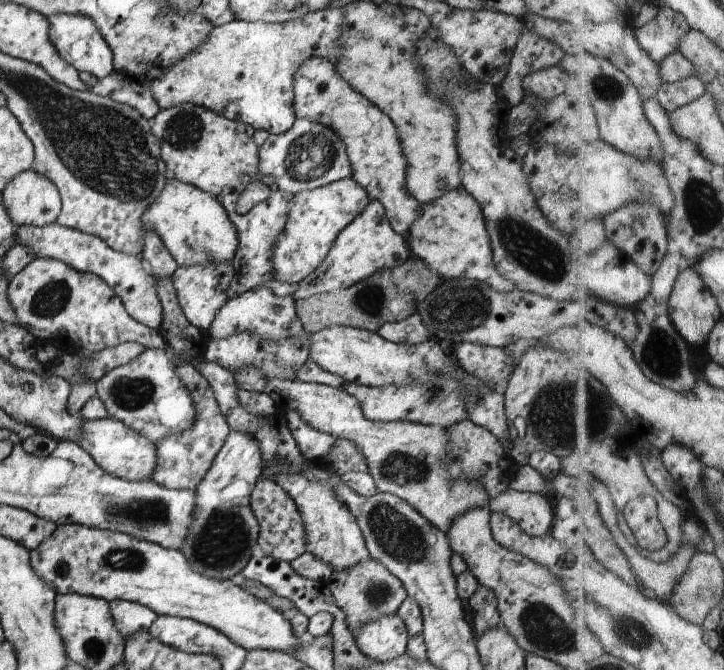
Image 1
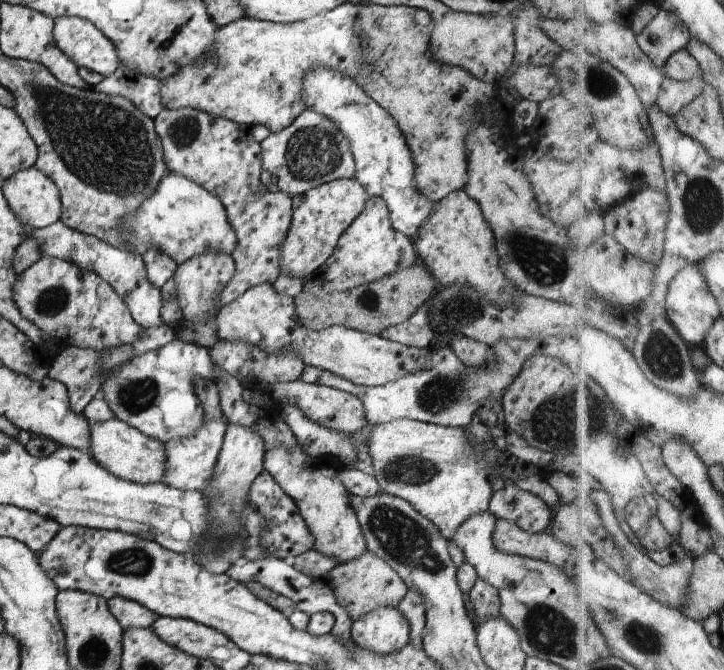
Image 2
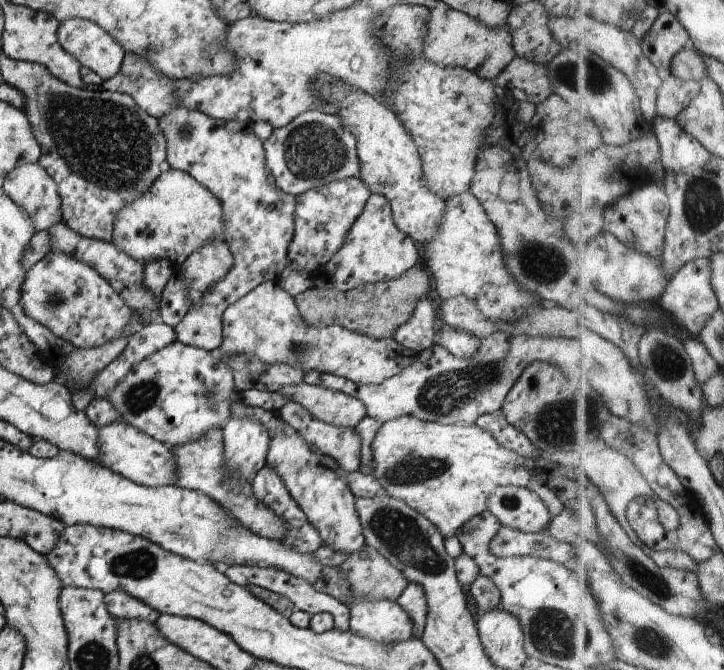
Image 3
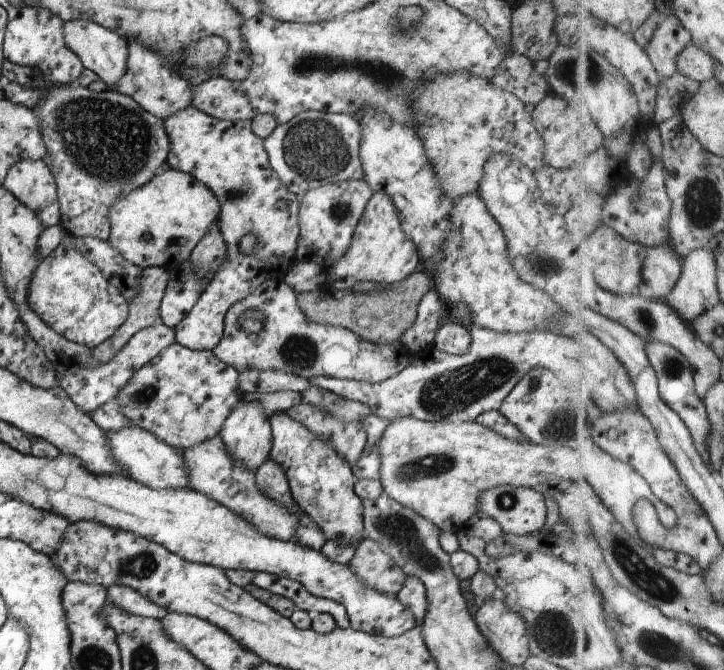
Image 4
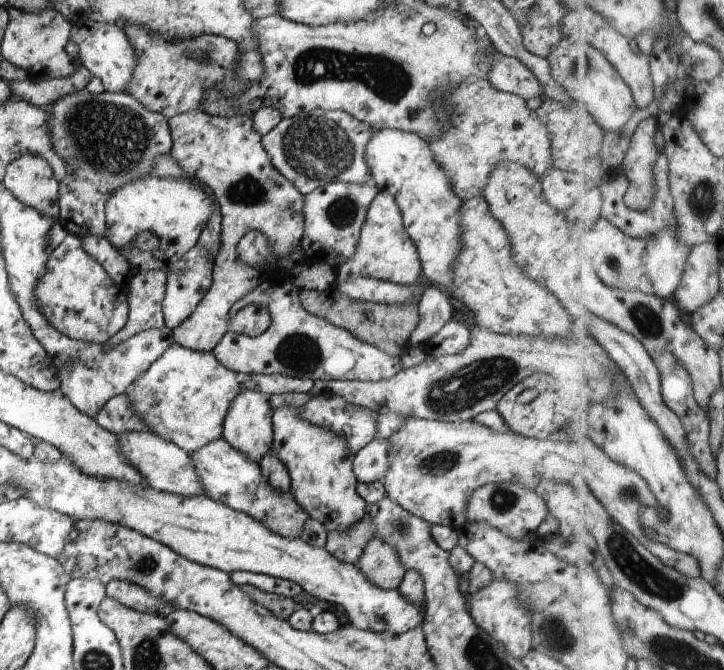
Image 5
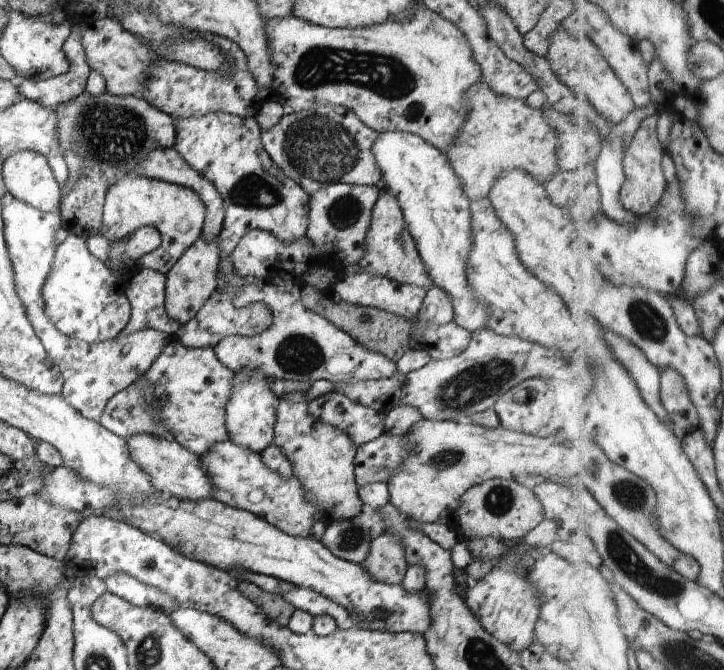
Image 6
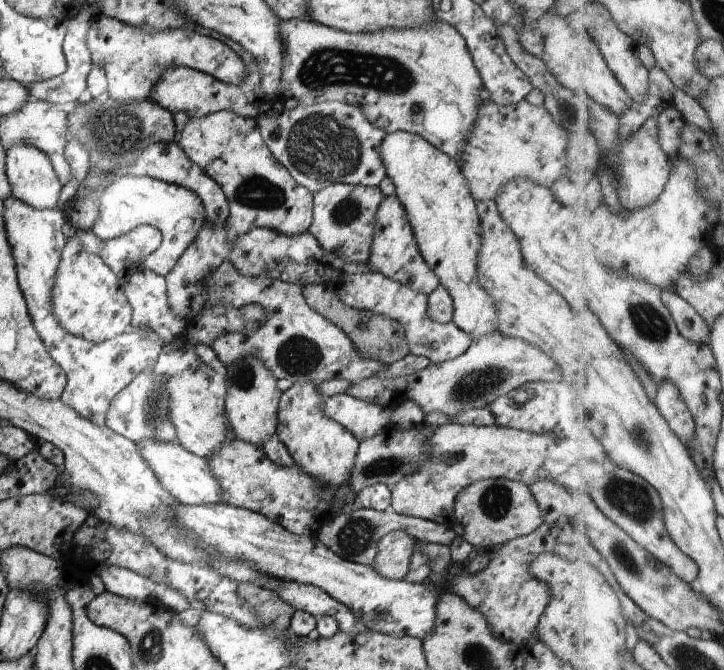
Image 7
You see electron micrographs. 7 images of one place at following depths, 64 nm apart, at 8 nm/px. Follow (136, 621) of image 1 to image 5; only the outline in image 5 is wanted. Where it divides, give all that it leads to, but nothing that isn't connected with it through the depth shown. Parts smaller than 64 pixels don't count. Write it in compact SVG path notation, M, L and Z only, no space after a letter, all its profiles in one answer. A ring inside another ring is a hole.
M111 580L105 585L105 590L110 598L119 600L120 604L142 614L160 614L166 618L175 610L168 602L152 596L146 588L136 586L132 582Z

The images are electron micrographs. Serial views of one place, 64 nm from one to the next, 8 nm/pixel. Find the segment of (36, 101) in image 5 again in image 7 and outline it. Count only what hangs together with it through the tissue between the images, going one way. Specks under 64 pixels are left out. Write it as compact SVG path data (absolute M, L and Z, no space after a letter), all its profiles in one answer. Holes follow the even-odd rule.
M87 5L82 7L74 17L66 19L68 32L66 32L63 42L64 57L67 60L66 72L60 76L55 76L54 78L39 81L34 84L30 84L30 86L26 86L26 90L28 90L30 97L52 104L66 104L68 102L76 103L80 98L84 98L87 91L87 78L93 65L86 40L88 40L88 30L90 30L90 24L95 17L95 11Z

